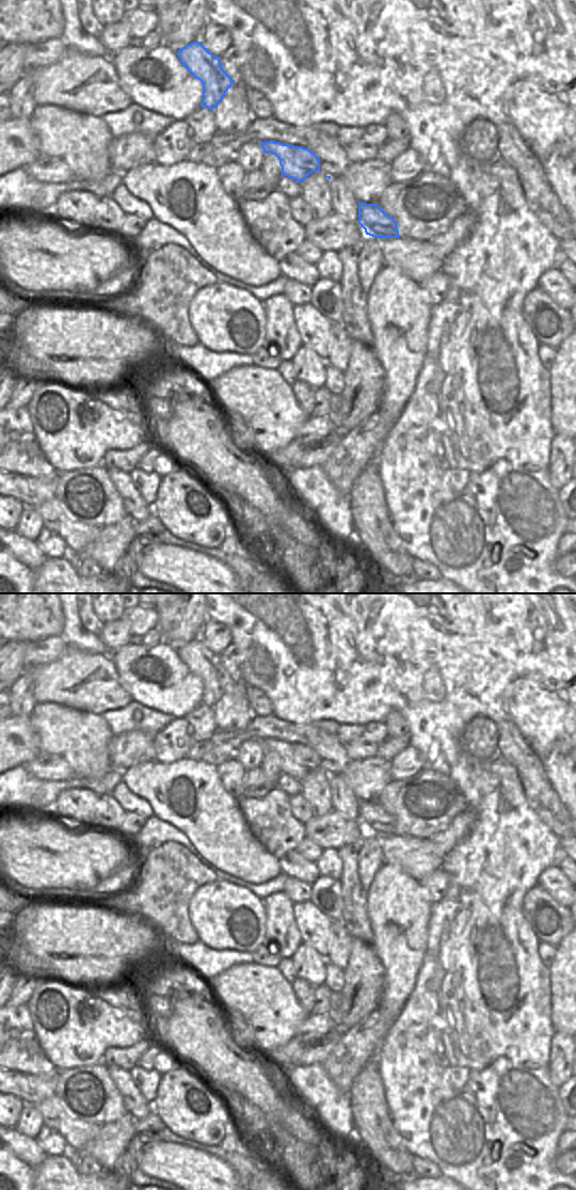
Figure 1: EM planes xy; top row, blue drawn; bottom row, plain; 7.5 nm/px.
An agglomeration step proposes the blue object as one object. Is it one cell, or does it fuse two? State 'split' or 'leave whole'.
split

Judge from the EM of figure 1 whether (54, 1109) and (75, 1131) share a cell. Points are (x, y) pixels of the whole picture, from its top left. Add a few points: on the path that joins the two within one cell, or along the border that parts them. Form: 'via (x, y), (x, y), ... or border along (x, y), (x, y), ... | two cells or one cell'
via (58, 1114), (69, 1126) | one cell

